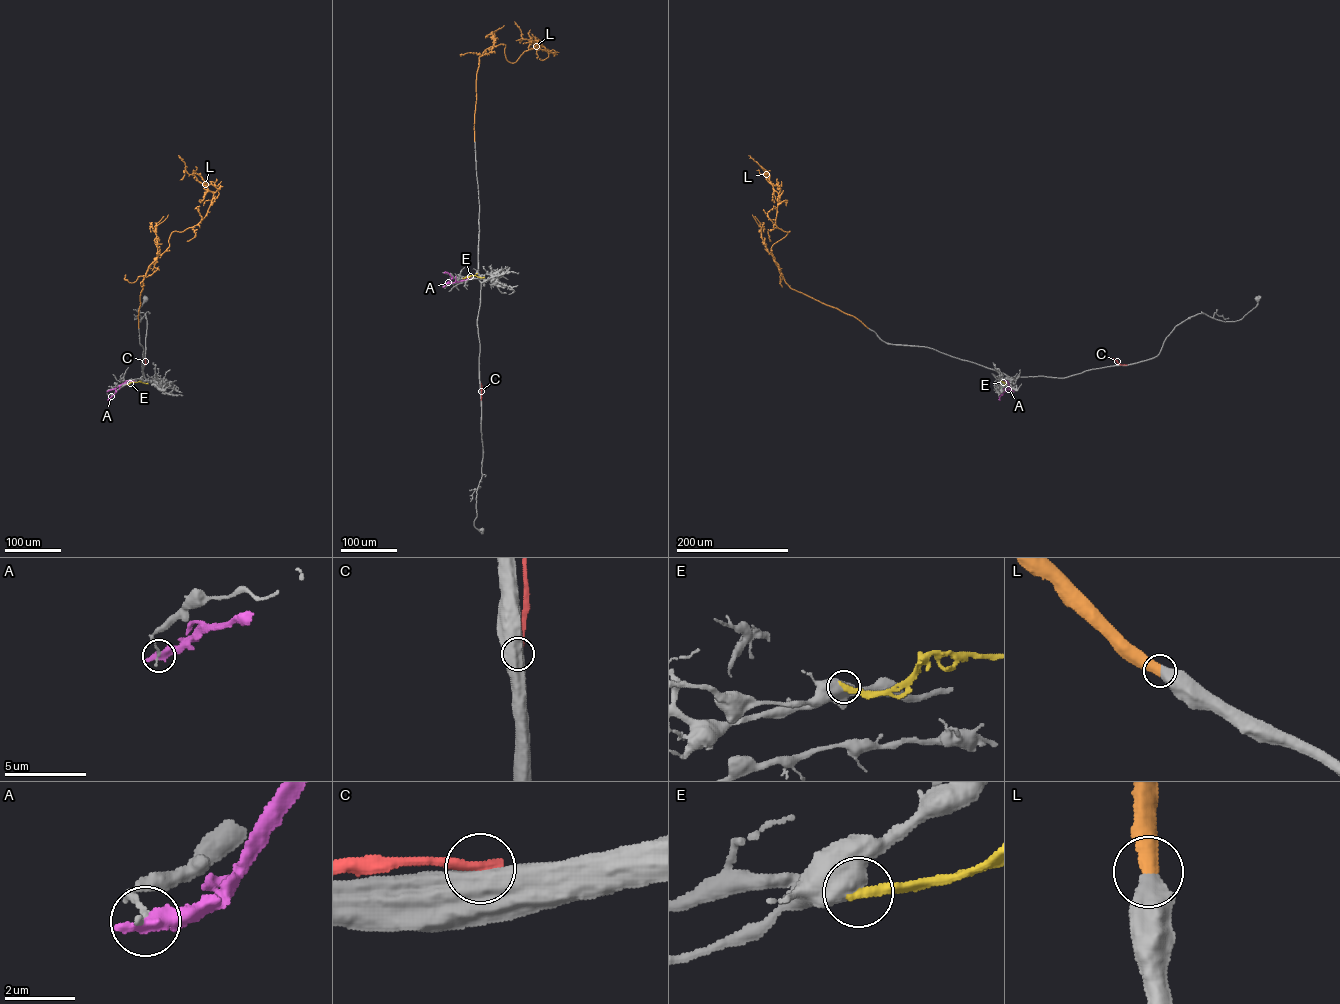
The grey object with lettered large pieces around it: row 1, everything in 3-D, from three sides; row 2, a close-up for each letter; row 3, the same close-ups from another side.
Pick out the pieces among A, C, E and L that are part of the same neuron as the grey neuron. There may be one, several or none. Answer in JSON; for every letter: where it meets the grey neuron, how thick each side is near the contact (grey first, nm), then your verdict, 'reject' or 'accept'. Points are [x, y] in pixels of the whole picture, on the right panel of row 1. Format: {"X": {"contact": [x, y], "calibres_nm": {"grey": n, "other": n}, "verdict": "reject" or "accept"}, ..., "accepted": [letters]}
{"A": {"contact": [1014, 391], "calibres_nm": {"grey": 160, "other": 500}, "verdict": "reject"}, "C": {"contact": [1126, 364], "calibres_nm": {"grey": 800, "other": 360}, "verdict": "reject"}, "E": {"contact": [1005, 384], "calibres_nm": {"grey": 700, "other": 320}, "verdict": "reject"}, "L": {"contact": [868, 328], "calibres_nm": {"grey": 600, "other": 550}, "verdict": "accept"}, "accepted": ["L"]}

